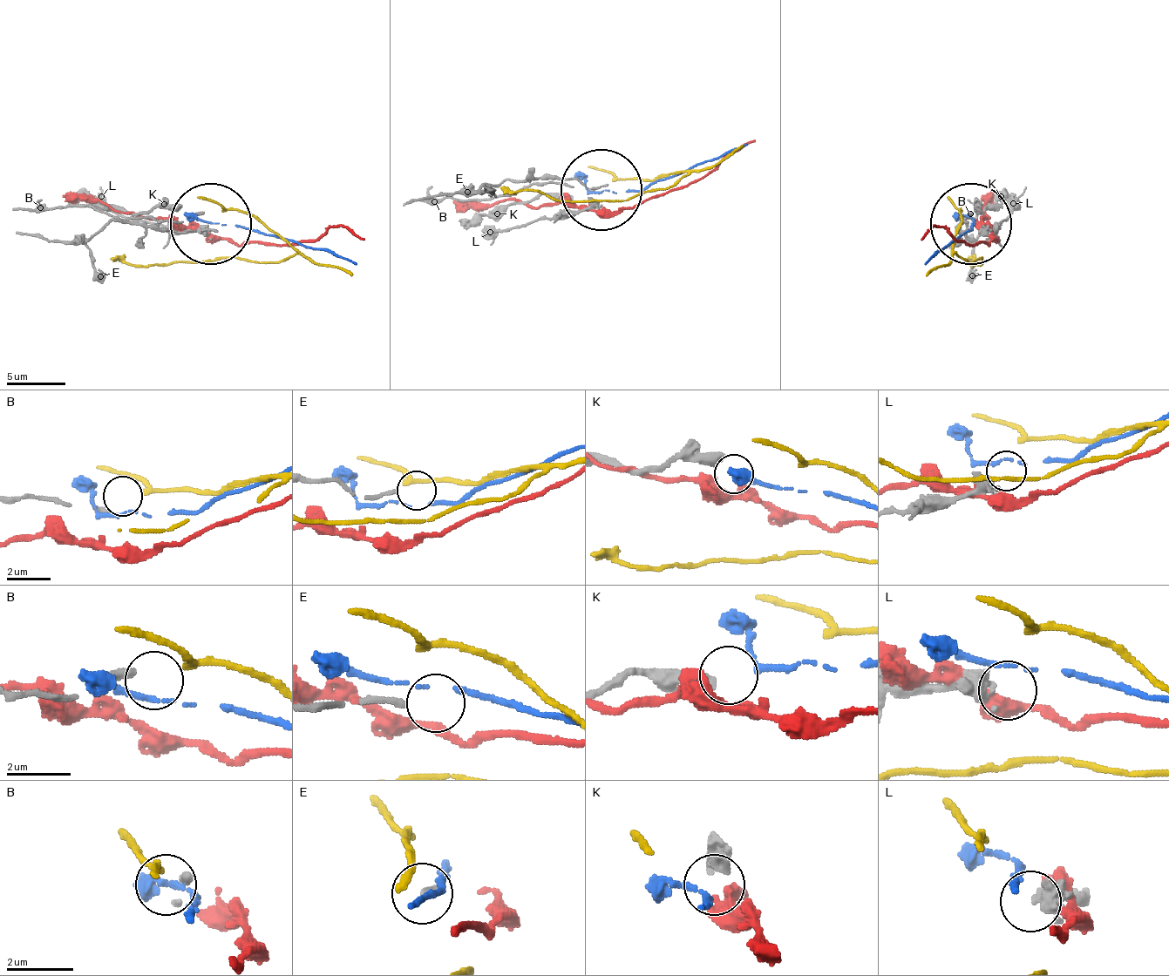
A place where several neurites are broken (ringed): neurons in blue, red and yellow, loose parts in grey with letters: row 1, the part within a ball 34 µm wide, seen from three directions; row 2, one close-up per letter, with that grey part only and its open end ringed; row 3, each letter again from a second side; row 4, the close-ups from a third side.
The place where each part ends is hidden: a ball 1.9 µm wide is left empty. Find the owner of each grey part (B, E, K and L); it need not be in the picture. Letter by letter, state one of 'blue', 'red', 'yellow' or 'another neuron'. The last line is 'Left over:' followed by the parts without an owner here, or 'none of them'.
B: yellow
E: another neuron
K: blue
L: another neuron
Left over: E, L

